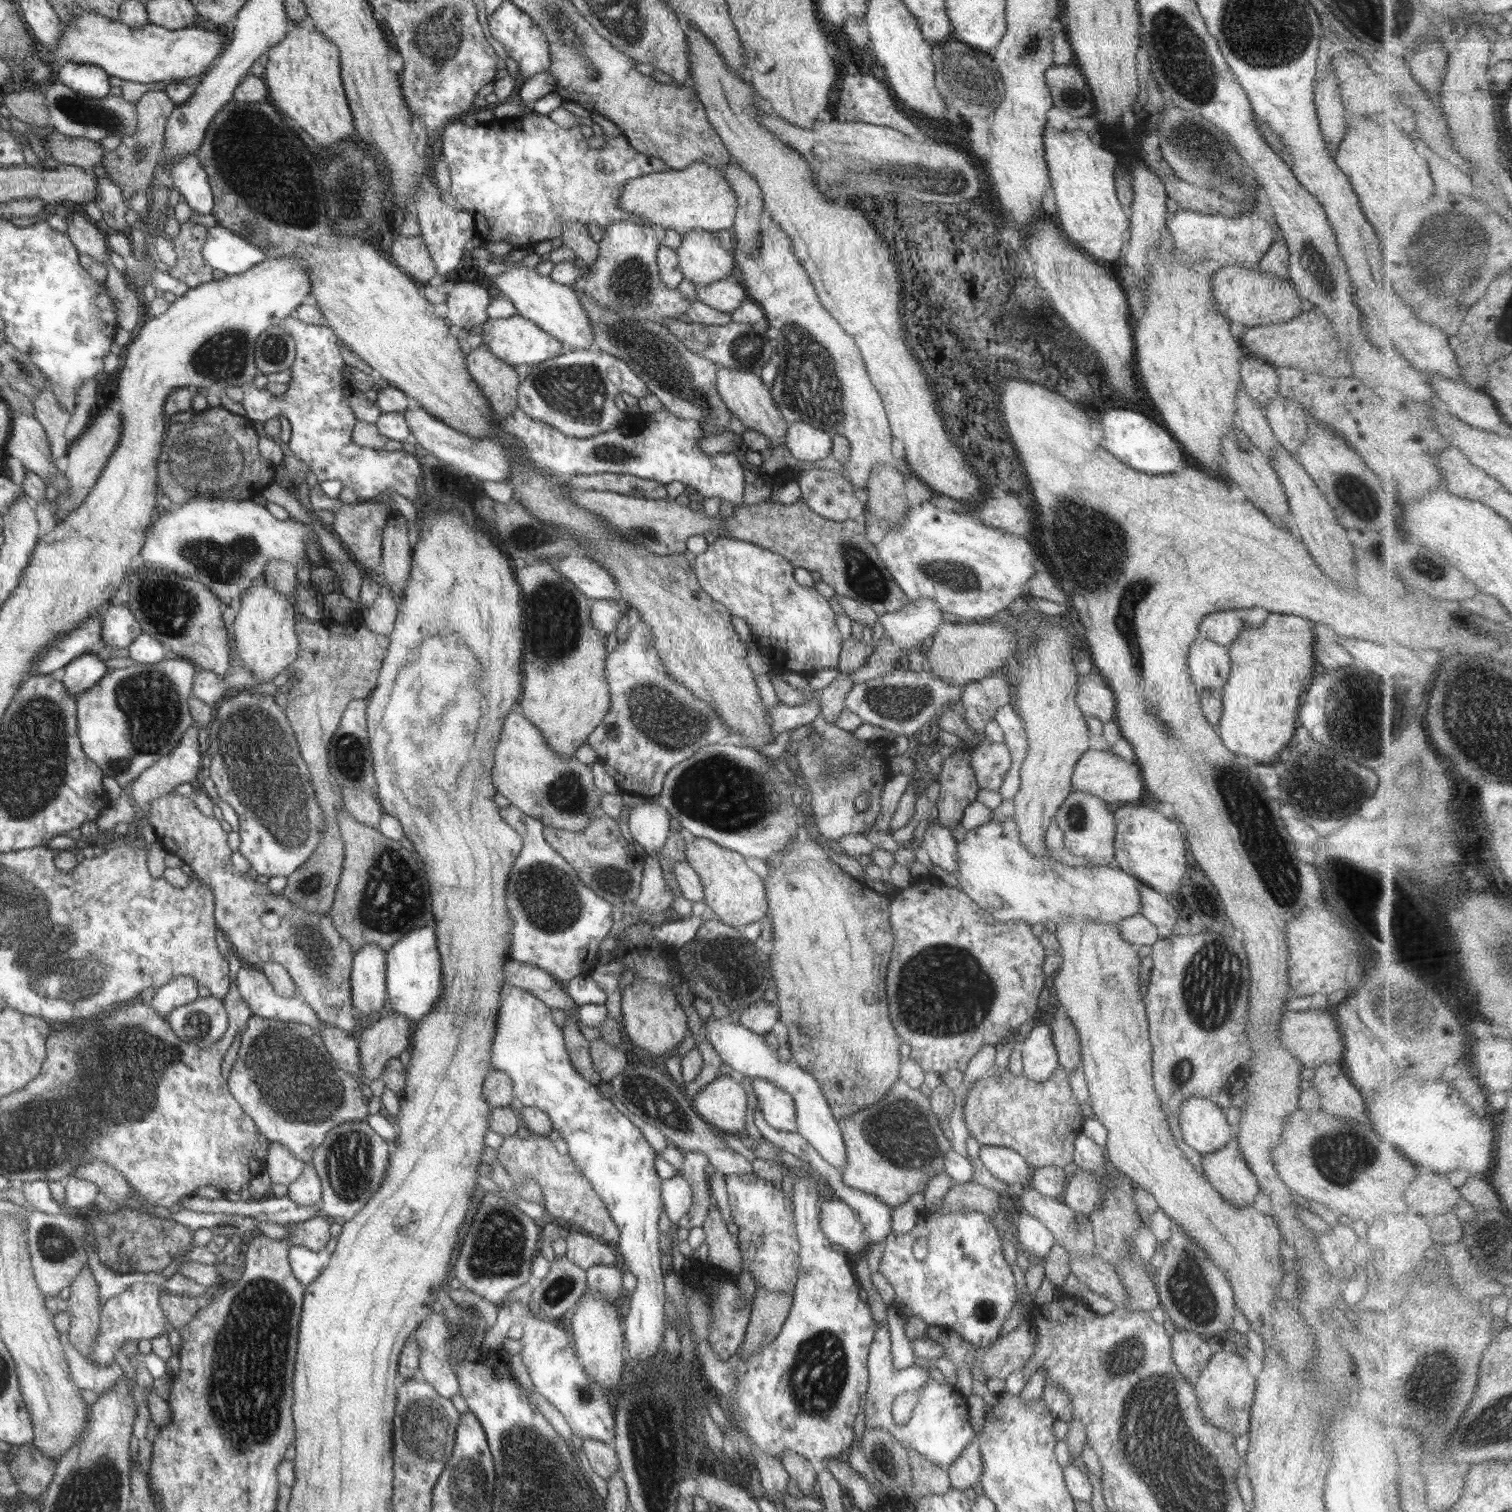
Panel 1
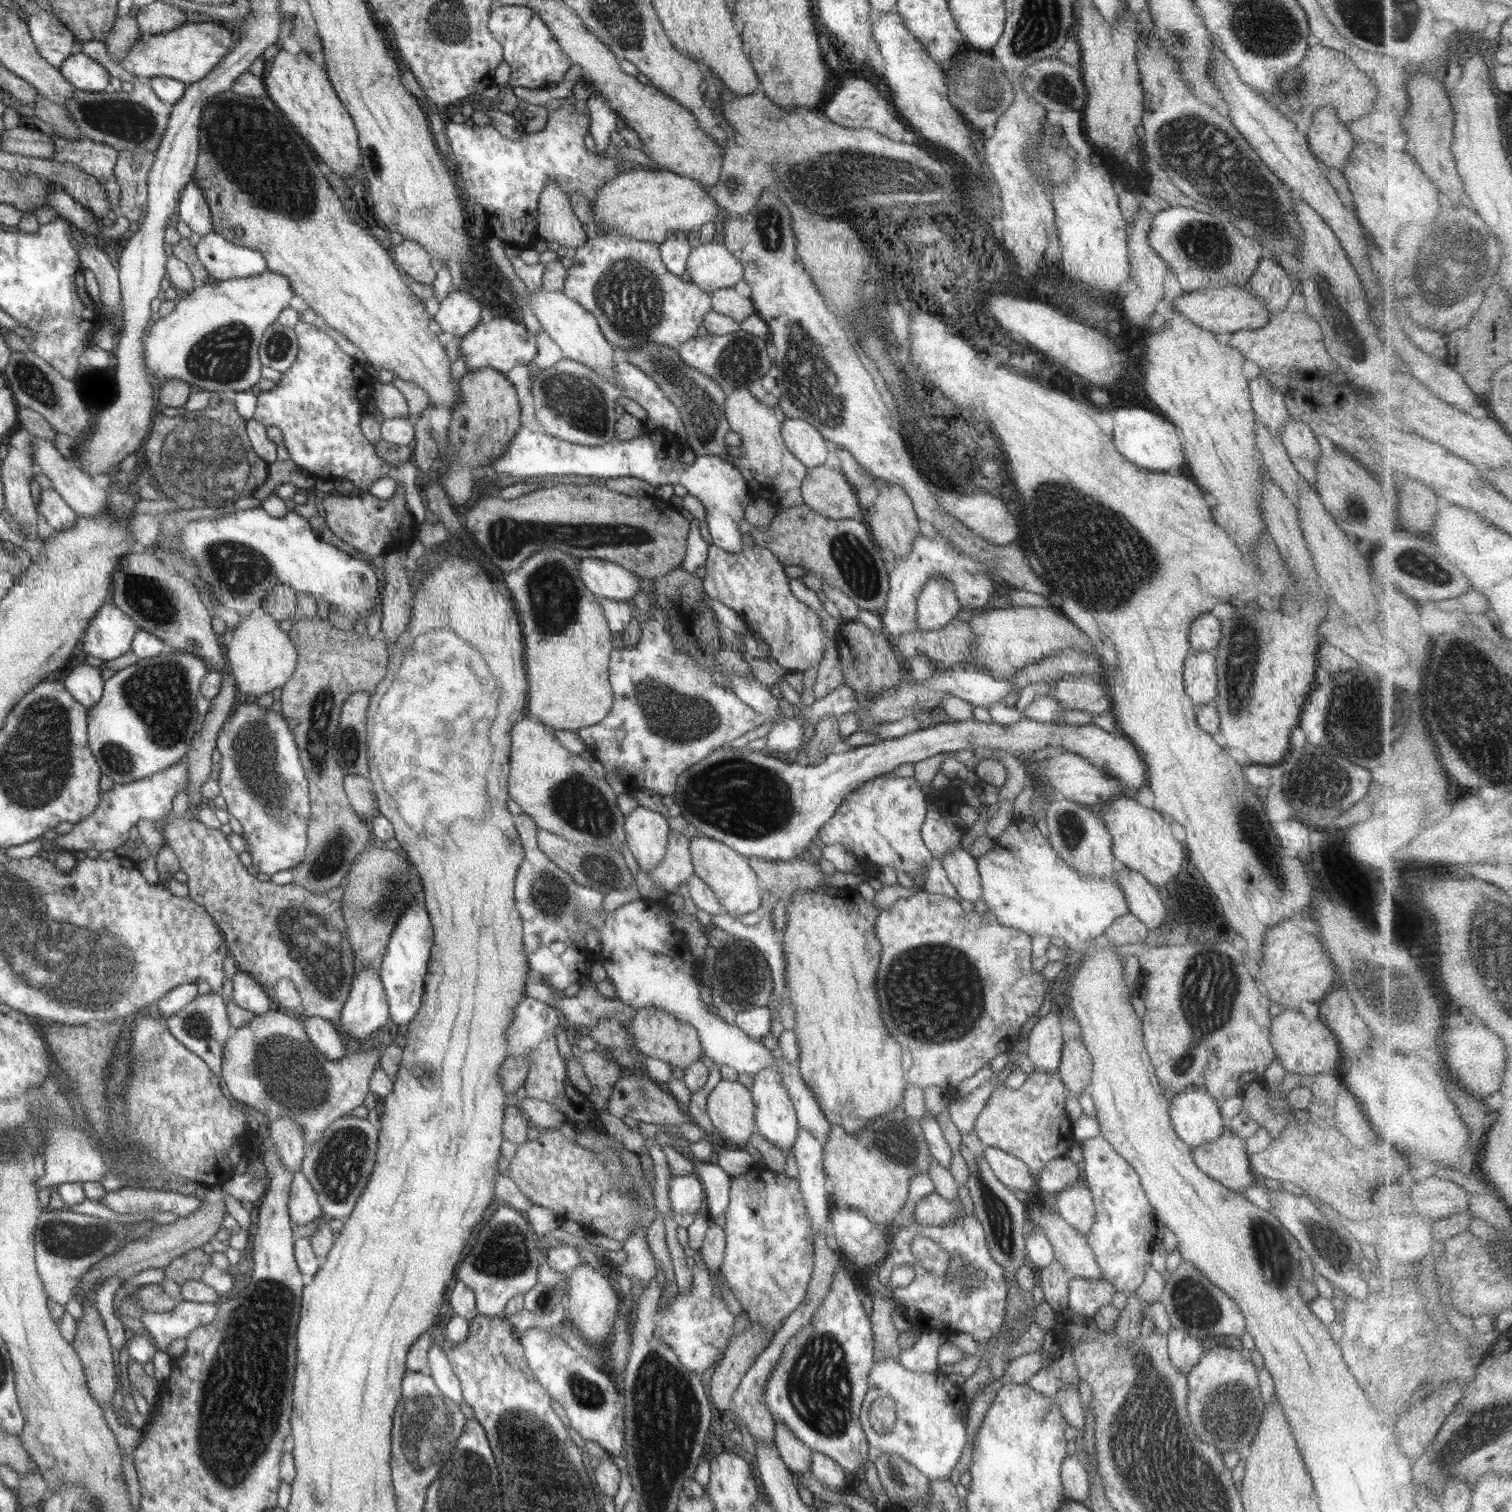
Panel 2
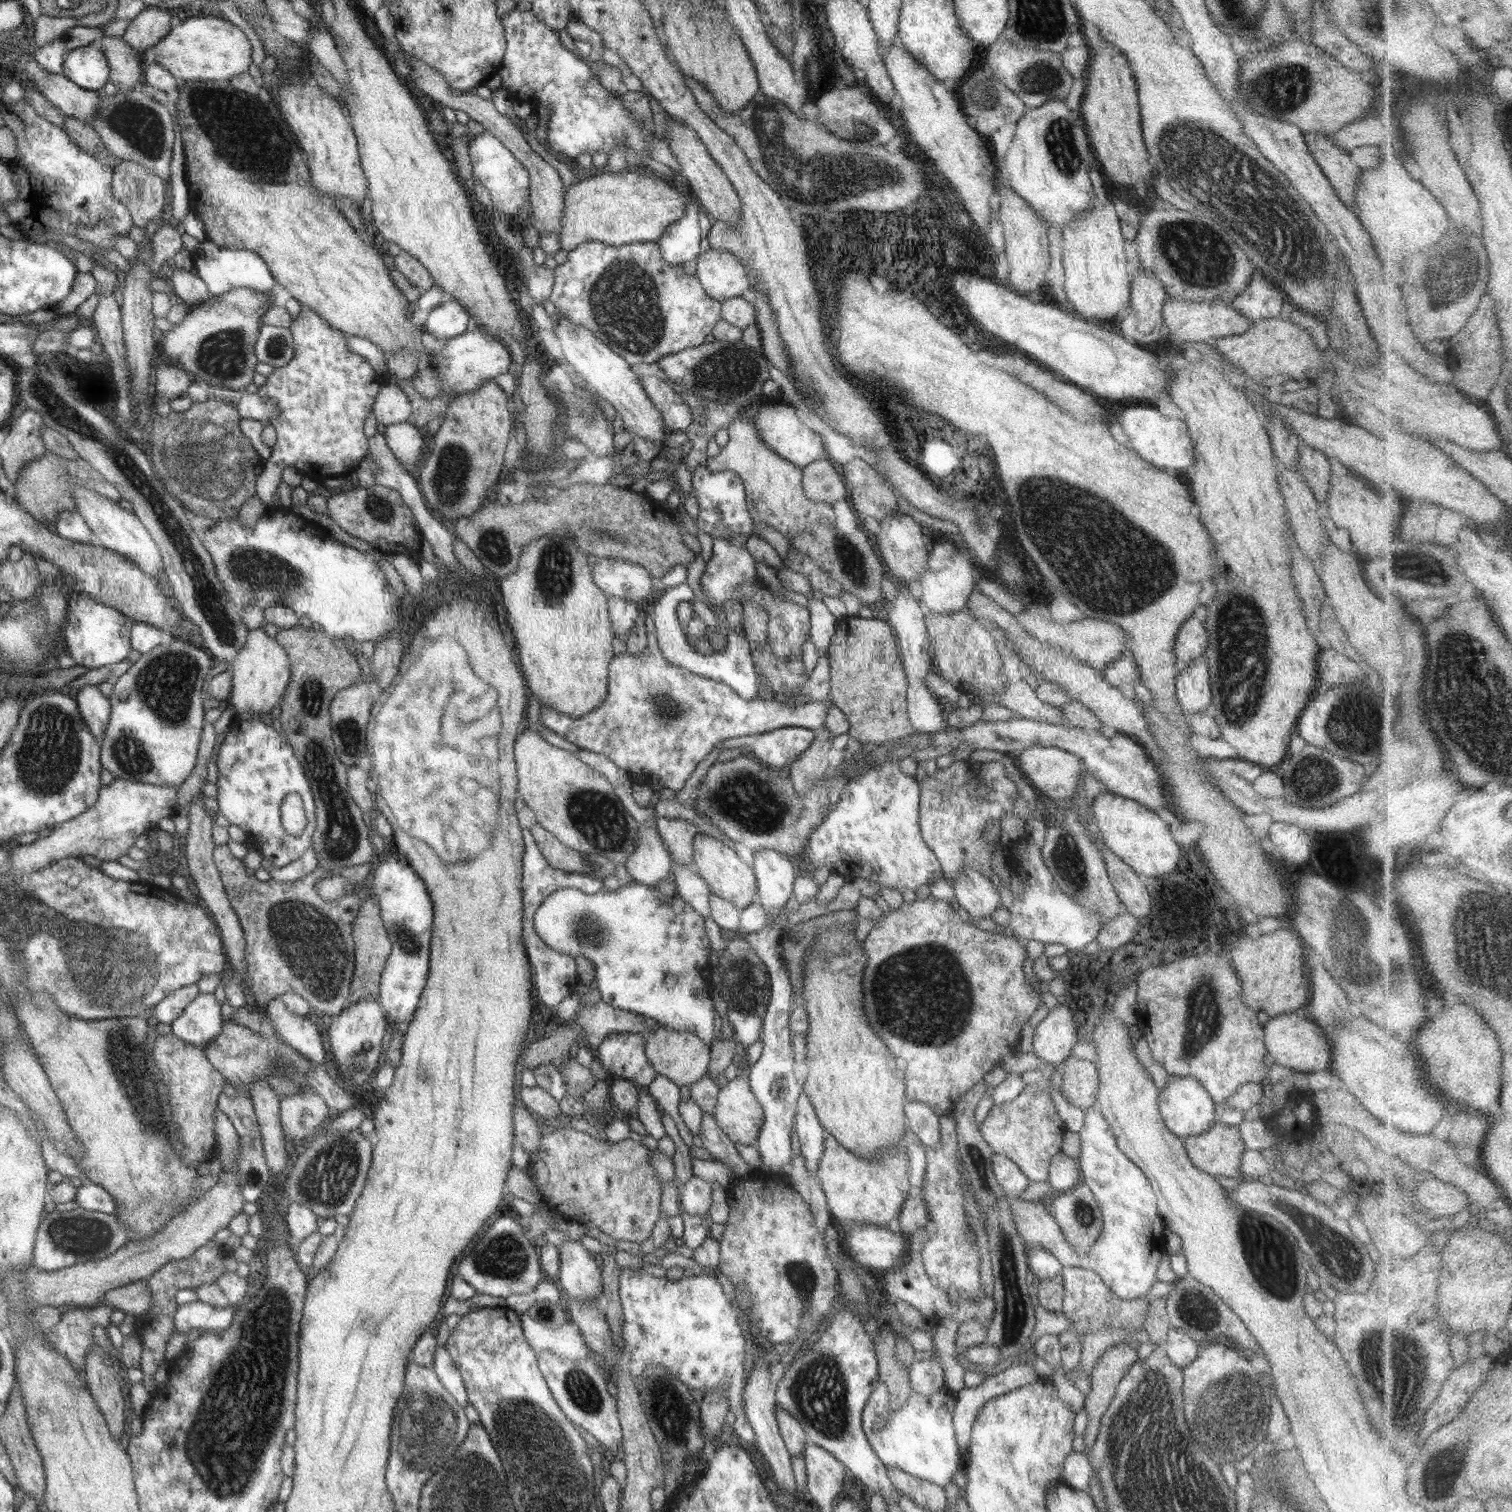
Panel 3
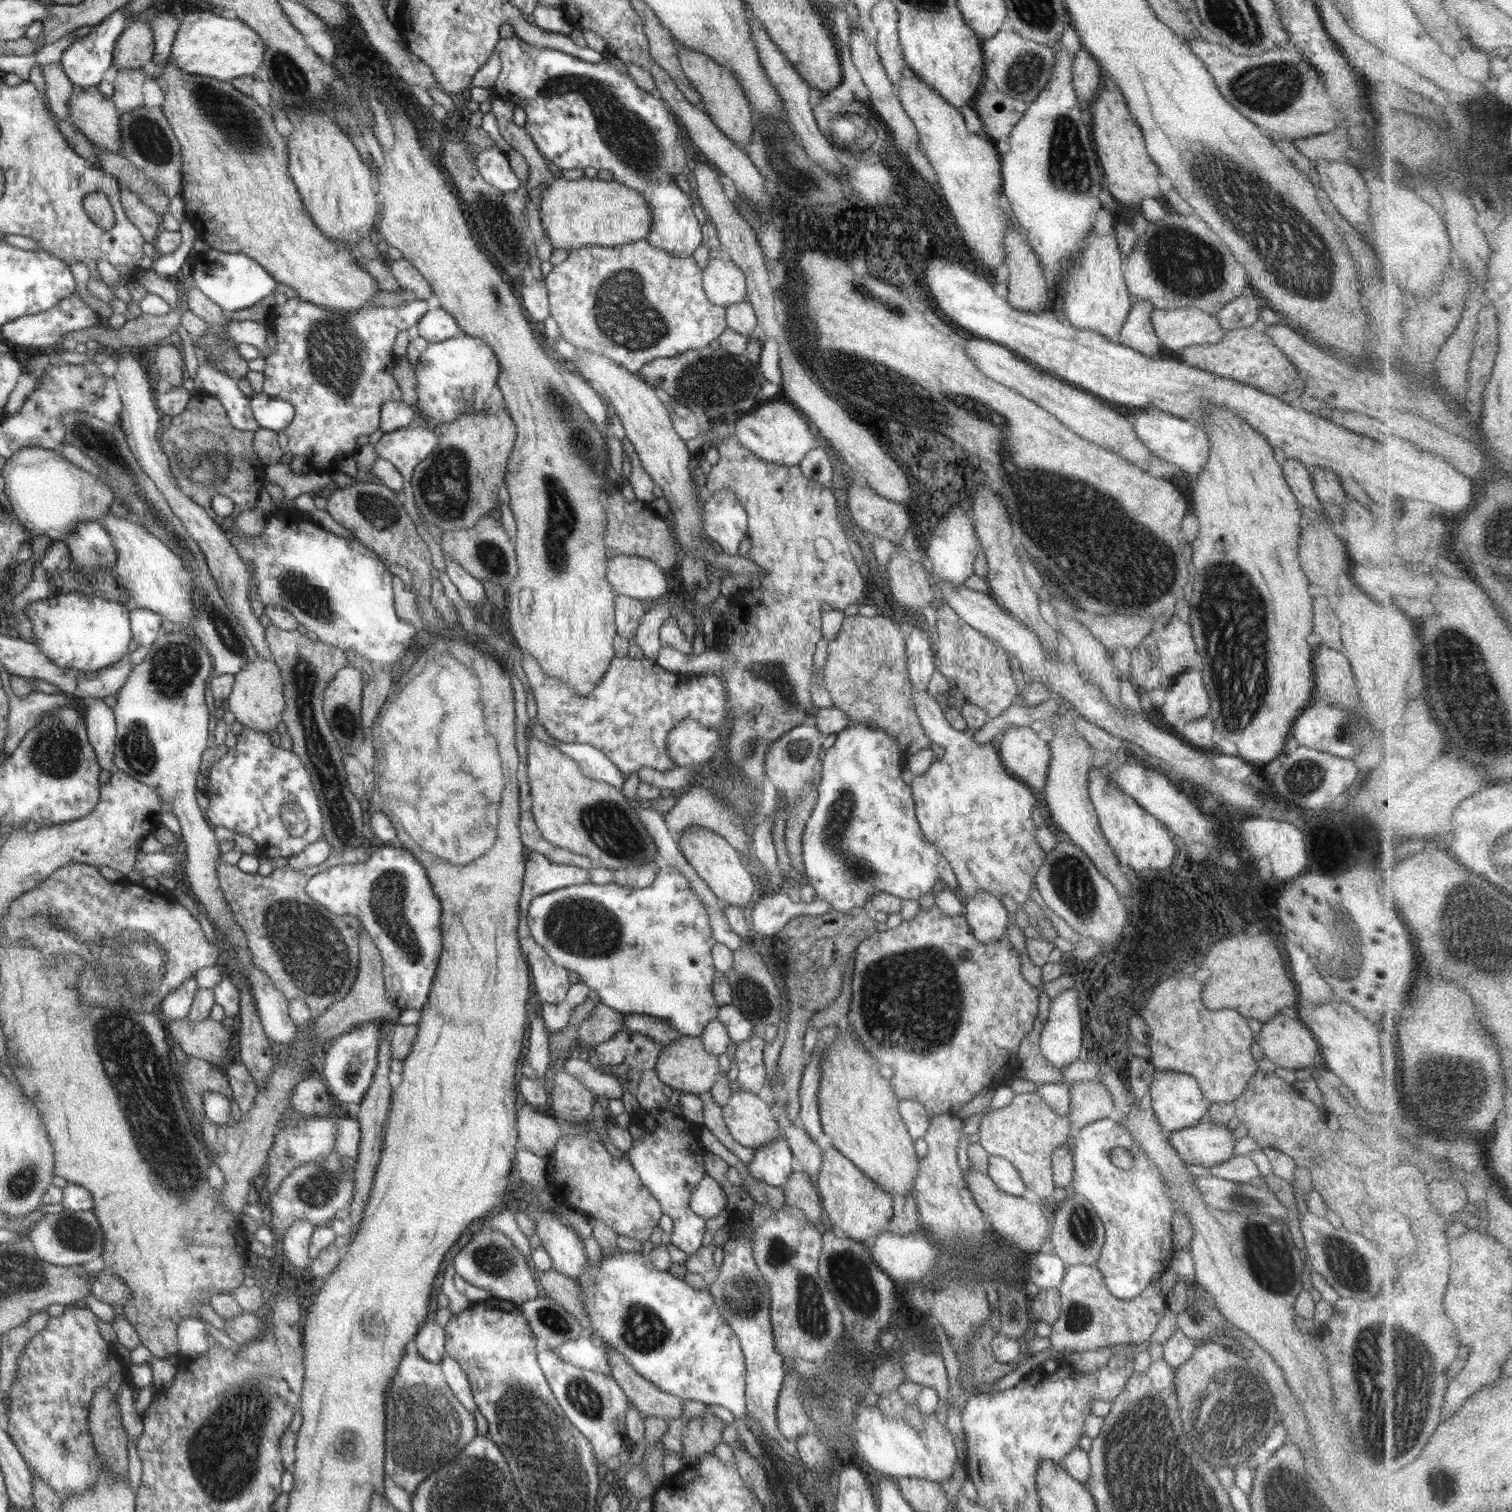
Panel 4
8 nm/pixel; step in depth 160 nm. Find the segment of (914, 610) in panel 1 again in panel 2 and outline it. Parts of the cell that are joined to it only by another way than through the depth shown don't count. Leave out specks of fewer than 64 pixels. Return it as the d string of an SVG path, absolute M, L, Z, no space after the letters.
M930 577L917 598L918 631L938 630L961 610L953 584L944 577Z

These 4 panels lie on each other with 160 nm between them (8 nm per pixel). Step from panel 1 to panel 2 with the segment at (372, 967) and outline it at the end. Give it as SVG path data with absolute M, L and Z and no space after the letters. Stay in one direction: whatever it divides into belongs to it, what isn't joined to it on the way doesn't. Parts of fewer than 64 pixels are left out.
M365 968L352 982L351 995L342 1010L340 1026L349 1038L364 1040L388 1022L386 988L373 968Z

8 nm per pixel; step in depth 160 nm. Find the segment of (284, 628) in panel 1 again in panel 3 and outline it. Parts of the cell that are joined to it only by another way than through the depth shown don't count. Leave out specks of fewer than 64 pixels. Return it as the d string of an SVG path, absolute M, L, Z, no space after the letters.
M264 628L249 630L245 647L238 650L232 662L229 668L232 675L229 703L239 714L252 712L253 716L259 717L263 713L270 713L274 706L281 703L284 690L291 682L292 662L276 638L270 637Z

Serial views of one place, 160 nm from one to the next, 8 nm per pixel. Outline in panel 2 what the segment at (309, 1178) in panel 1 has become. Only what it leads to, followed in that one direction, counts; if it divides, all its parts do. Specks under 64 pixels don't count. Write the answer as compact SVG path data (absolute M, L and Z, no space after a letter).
M301 1170L293 1174L289 1201L291 1202L292 1222L296 1226L304 1226L308 1222L323 1218L316 1191Z

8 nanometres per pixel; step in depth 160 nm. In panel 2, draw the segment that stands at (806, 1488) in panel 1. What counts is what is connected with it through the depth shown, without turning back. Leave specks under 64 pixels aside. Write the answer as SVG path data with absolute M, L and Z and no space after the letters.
M775 1423L773 1442L785 1462L794 1474L810 1472L812 1449L809 1449L784 1423Z

